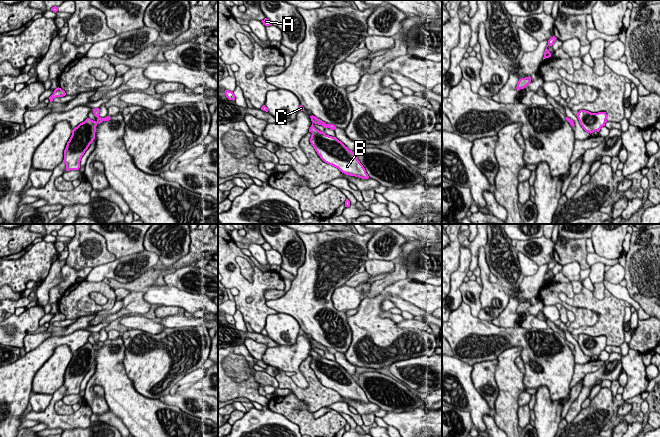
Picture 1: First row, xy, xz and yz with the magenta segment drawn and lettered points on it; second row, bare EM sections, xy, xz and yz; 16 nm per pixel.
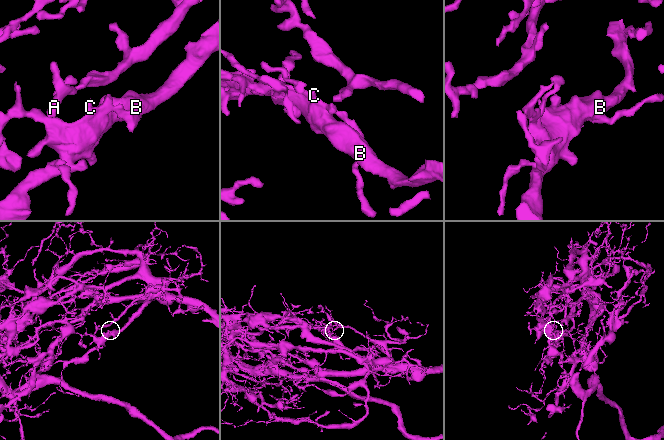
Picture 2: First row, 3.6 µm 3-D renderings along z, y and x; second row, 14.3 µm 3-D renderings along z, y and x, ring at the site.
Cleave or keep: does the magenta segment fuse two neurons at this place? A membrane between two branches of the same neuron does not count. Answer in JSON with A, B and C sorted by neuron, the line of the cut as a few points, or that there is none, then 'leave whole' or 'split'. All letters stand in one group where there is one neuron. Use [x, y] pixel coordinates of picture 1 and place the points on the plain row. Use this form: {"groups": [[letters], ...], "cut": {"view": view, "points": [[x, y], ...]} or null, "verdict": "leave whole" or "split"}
{"groups": [["A", "B"], ["C"]], "cut": {"view": "xy", "points": [[92, 345], [95, 350]]}, "verdict": "split"}

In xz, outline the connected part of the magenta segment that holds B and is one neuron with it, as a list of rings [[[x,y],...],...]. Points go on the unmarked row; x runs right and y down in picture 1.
[[[312,347],[309,356],[312,357],[310,367],[320,382],[327,388],[339,393],[342,397],[350,400],[368,403],[365,392],[357,383],[356,379],[349,374],[336,361],[326,359],[316,353]]]

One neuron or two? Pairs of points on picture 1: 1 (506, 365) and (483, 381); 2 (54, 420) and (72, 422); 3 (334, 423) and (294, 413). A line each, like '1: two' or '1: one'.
1: two
2: one
3: one

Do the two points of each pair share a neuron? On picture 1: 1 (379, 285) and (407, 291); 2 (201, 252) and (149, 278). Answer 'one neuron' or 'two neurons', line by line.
1: two neurons
2: one neuron

